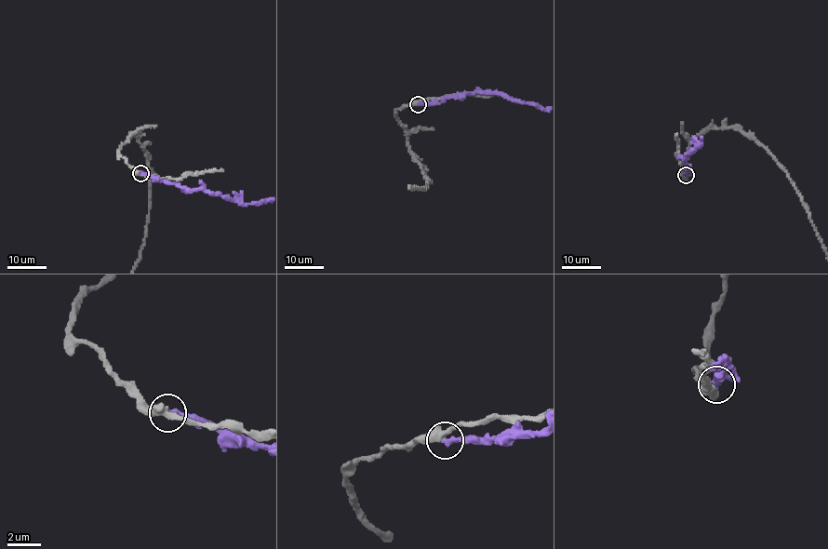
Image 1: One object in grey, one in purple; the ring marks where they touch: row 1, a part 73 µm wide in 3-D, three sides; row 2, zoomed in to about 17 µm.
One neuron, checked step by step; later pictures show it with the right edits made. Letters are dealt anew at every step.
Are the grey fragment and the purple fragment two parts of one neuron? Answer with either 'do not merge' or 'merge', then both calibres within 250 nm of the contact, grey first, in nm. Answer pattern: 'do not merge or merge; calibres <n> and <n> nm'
do not merge; calibres 440 and 360 nm

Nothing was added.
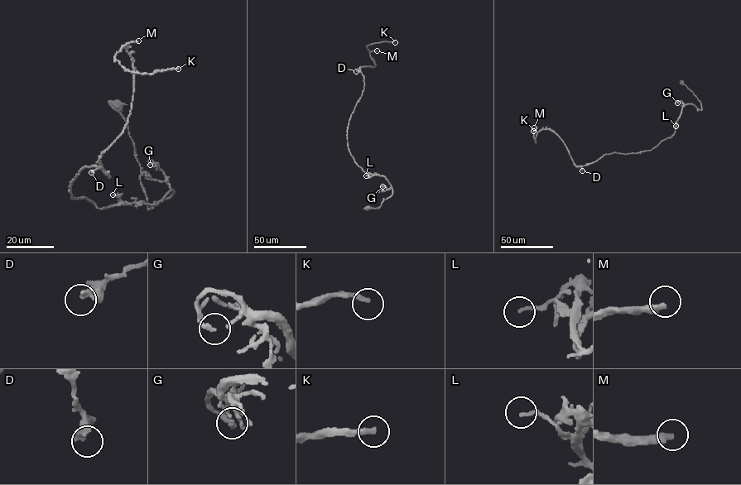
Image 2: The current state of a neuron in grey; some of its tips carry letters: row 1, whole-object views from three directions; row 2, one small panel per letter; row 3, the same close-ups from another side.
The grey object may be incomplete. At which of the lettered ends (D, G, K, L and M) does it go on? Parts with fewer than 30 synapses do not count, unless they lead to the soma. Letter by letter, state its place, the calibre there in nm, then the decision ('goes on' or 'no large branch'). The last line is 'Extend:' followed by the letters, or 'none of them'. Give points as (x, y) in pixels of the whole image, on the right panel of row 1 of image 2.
D: place (582, 170); calibre 320 nm; no large branch
G: place (677, 103); calibre 180 nm; no large branch
K: place (533, 131); calibre 240 nm; goes on
L: place (676, 126); calibre 140 nm; no large branch
M: place (534, 127); calibre 340 nm; goes on
Extend: K, M

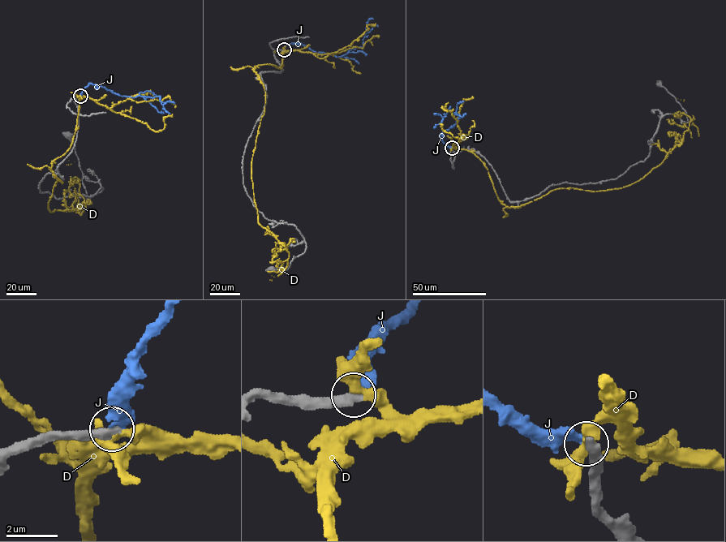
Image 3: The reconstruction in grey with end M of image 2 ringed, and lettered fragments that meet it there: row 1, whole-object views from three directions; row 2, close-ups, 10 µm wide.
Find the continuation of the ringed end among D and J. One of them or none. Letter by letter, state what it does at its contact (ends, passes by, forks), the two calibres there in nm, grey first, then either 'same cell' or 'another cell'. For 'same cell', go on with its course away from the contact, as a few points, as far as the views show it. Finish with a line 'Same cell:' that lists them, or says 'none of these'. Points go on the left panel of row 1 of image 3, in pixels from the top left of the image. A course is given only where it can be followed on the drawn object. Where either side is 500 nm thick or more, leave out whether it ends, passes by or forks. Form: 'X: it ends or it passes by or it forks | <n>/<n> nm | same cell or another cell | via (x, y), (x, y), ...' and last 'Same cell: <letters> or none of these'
D: it passes by | 400/360 nm | another cell
J: it ends | 360/440 nm | same cell | via (80, 96), (85, 87), (92, 83), (122, 96), (160, 96), (159, 101), (163, 109), (169, 113)
Same cell: J

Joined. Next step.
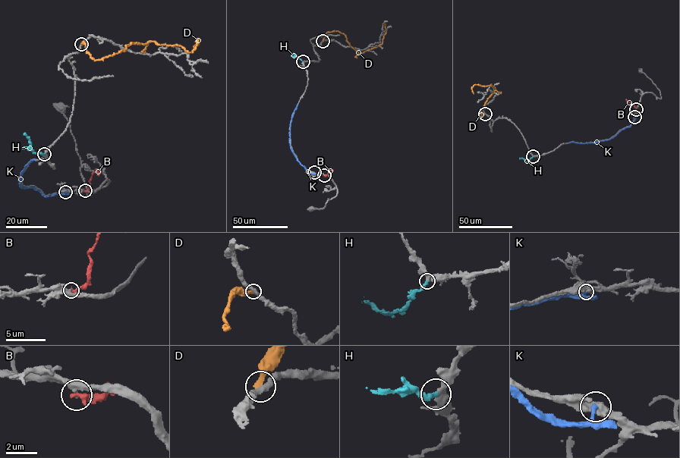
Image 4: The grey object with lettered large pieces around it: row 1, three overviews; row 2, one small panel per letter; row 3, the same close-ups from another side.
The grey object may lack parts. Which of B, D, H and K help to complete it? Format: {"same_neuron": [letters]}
{"same_neuron": ["H"]}

